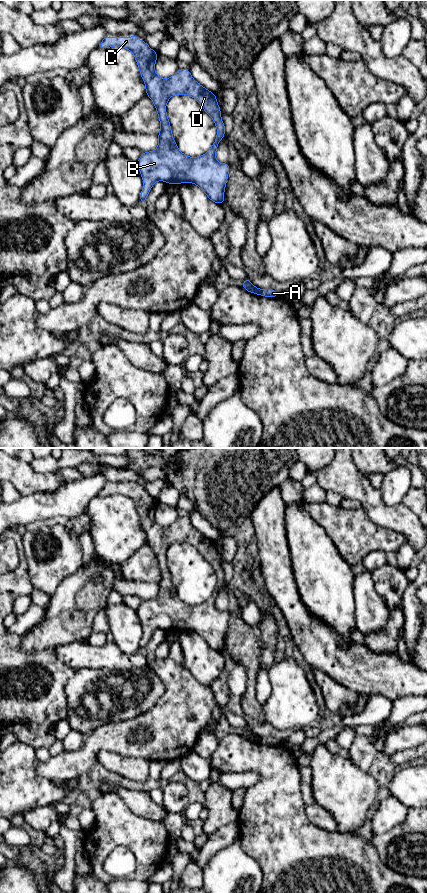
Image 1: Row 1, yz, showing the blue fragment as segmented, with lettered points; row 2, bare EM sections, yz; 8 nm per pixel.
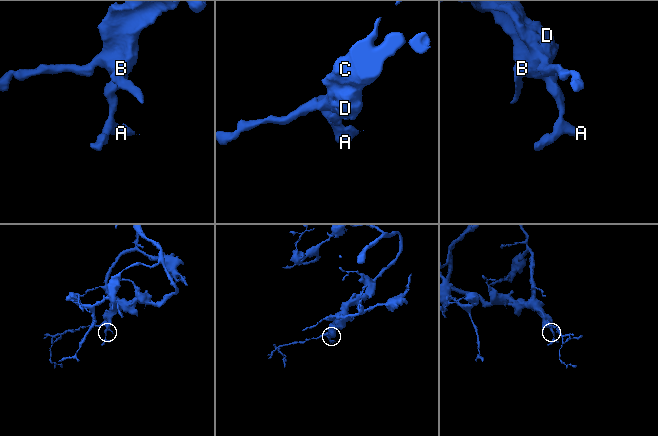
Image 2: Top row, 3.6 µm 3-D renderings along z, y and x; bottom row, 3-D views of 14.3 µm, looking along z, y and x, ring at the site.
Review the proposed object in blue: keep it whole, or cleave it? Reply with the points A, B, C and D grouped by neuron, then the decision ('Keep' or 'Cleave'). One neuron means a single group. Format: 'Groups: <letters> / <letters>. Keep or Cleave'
Groups: A / B C D. Cleave

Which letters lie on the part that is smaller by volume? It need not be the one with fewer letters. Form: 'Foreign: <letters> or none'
Foreign: A

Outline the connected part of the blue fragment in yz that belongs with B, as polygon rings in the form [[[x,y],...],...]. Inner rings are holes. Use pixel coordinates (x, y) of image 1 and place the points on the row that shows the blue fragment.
[[[137,35],[106,36],[99,48],[114,46],[120,46],[133,53],[145,83],[146,95],[153,101],[160,120],[157,149],[143,152],[136,162],[143,179],[140,203],[145,204],[156,181],[164,181],[168,184],[196,184],[211,201],[223,204],[230,166],[216,161],[217,147],[225,136],[225,125],[216,95],[195,81],[190,69],[178,69],[168,79],[159,77],[155,72],[158,53],[152,50],[144,40],[140,41]],[[177,94],[193,97],[213,119],[217,128],[213,145],[207,153],[199,157],[188,157],[183,154],[173,138],[166,105],[168,100]]]

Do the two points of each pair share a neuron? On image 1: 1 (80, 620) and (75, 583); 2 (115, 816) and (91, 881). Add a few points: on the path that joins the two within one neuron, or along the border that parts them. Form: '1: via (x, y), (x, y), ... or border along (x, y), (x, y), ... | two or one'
1: via (75, 611), (75, 592) | one
2: border along (93, 873), (103, 882) | two

